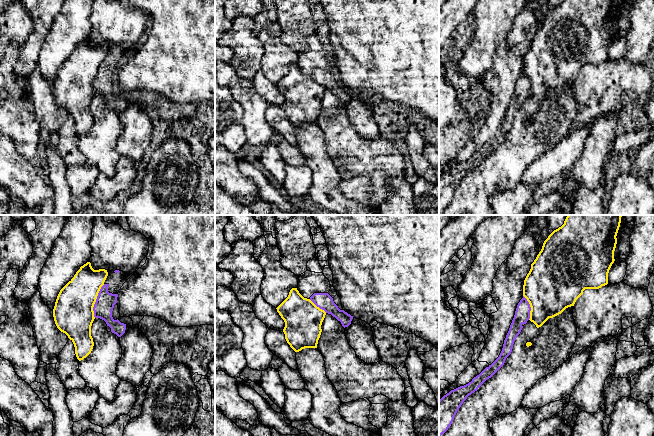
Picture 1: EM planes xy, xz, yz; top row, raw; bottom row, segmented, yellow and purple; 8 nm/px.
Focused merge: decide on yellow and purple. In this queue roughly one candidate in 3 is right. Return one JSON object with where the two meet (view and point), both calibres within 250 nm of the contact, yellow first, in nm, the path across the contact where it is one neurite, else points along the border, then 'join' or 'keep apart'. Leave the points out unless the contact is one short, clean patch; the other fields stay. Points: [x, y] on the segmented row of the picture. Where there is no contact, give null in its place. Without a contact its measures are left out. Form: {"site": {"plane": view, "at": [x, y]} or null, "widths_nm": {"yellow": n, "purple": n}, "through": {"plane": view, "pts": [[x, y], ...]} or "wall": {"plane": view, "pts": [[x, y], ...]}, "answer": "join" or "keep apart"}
{"site": {"plane": "xy", "at": [95, 301]}, "widths_nm": {"yellow": 320, "purple": 160}, "answer": "keep apart"}

